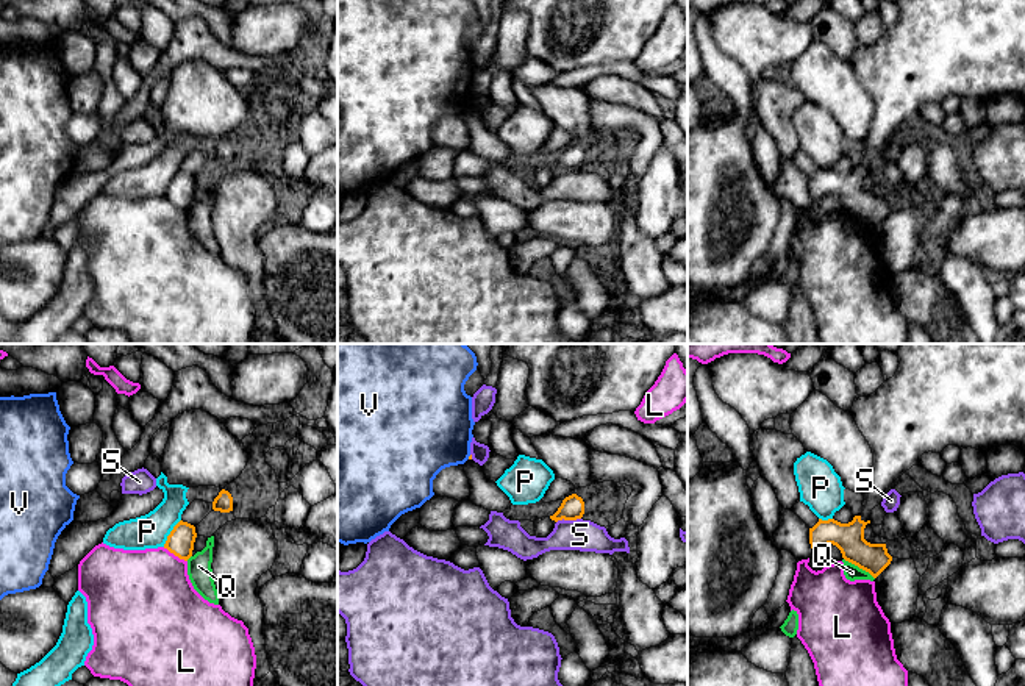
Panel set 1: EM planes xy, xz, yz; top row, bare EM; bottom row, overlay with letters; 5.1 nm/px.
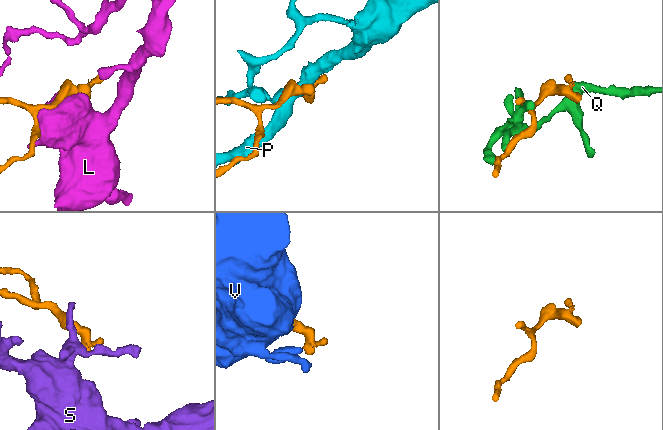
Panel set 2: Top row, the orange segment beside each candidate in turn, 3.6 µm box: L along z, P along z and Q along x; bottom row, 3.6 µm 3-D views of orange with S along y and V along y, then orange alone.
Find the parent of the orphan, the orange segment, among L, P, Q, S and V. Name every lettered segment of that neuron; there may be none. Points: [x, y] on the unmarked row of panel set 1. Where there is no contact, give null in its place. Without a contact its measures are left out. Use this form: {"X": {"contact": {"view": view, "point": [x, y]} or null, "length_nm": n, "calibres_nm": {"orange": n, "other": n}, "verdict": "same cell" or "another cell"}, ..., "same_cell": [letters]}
{"L": {"contact": {"view": "xy", "point": [175, 205]}, "length_nm": 150, "calibres_nm": {"orange": 140, "other": 460}, "verdict": "another cell"}, "P": {"contact": {"view": "xy", "point": [171, 183]}, "length_nm": 170, "calibres_nm": {"orange": 140, "other": 180}, "verdict": "another cell"}, "Q": {"contact": {"view": "yz", "point": [860, 217]}, "length_nm": 190, "calibres_nm": {"orange": 160, "other": 90}, "verdict": "another cell"}, "S": {"contact": {"view": "xz", "point": [567, 169]}, "length_nm": 130, "calibres_nm": {"orange": 120, "other": 160}, "verdict": "another cell"}, "V": {"contact": {"view": "xz", "point": [469, 107]}, "length_nm": 30, "calibres_nm": {"orange": 20, "other": 440}, "verdict": "another cell"}, "same_cell": []}

